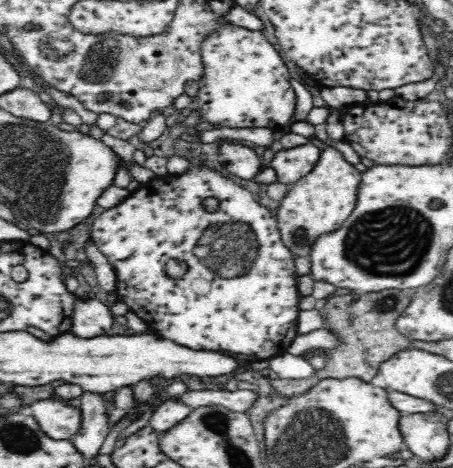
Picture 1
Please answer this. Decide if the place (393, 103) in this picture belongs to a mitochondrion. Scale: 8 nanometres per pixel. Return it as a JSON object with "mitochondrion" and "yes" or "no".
{"mitochondrion":"no"}

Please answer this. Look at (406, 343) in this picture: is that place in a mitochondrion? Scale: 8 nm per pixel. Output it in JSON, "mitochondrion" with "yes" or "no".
{"mitochondrion":"no"}

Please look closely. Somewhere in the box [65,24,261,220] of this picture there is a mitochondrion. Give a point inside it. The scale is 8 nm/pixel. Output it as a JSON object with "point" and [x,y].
{"point":[98,65]}

